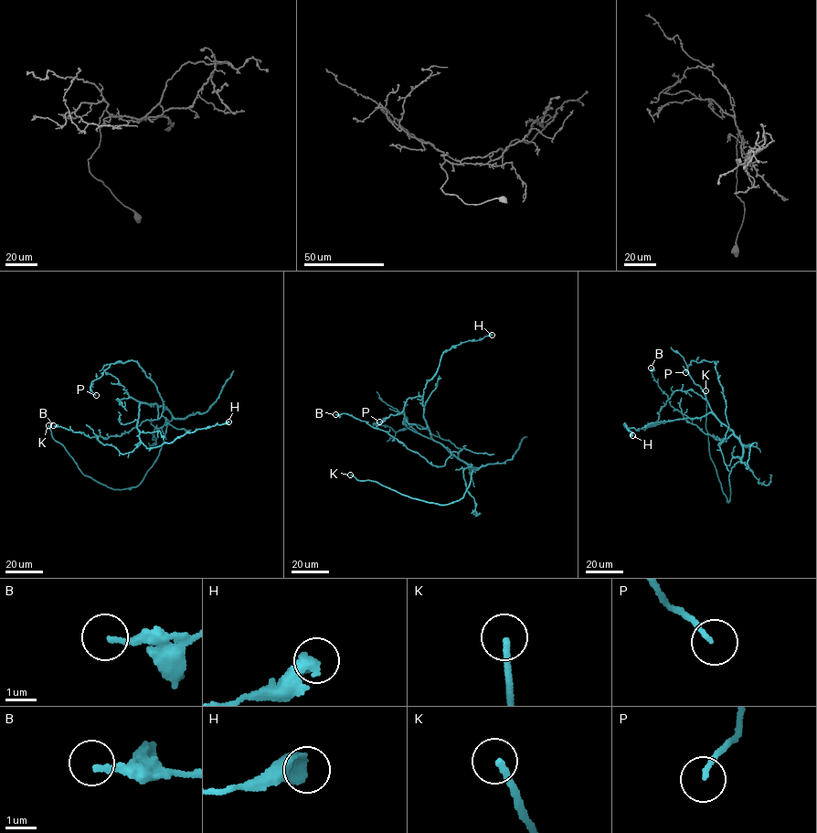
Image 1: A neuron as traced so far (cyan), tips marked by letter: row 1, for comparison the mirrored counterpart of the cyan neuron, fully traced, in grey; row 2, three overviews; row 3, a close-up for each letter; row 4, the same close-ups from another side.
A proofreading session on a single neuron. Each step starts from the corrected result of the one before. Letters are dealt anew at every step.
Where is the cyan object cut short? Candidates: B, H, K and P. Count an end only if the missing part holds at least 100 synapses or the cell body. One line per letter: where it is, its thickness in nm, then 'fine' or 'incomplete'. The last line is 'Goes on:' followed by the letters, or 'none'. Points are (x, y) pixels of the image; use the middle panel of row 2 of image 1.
B: at (335, 414); 150 nm thick; fine
H: at (492, 335); 500 nm thick; fine
K: at (350, 475); 200 nm thick; incomplete
P: at (379, 421); 140 nm thick; fine
Goes on: K

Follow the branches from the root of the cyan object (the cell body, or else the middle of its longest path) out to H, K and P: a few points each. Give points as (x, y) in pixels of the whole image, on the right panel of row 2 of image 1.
H: (742, 449), (734, 433), (711, 412), (698, 418), (645, 426), (638, 431), (624, 424), (632, 435)
K: (742, 449), (742, 457), (729, 475), (728, 502), (710, 456), (705, 423), (705, 390)
P: (742, 449), (742, 443), (733, 434), (722, 442), (728, 424), (714, 361), (693, 360), (685, 372)

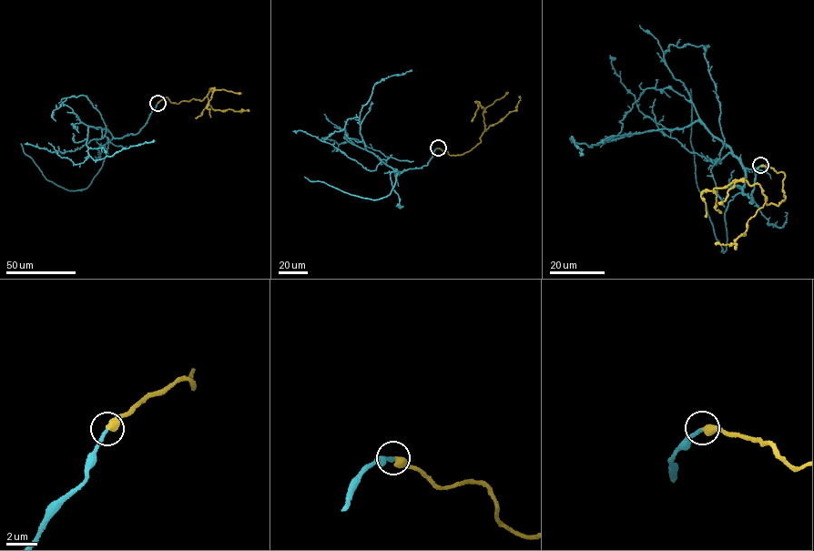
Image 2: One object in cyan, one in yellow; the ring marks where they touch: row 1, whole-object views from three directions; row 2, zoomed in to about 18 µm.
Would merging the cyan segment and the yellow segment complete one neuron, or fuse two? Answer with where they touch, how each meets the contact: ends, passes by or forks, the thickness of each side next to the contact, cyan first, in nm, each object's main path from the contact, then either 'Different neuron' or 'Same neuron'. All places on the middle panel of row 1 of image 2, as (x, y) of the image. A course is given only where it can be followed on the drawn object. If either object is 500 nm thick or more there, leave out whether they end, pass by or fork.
Place: (438, 147). At the ring cyan ends. At the ring yellow ends. Thickness 240 nm (cyan) against 480 nm. Course of cyan: (438, 147), (427, 165), (400, 171), (368, 151), (360, 133), (360, 112), (368, 103), (375, 84), (412, 70). Course of yellow: (438, 147), (446, 150), (450, 155), (470, 150), (481, 141), (484, 130), (484, 108), (478, 104), (472, 121). Same neuron

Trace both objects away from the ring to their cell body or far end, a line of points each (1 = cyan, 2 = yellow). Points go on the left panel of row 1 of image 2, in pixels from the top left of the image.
1: (157, 103), (138, 132), (114, 137), (106, 129), (88, 127), (86, 144), (94, 160), (154, 140)
2: (157, 103), (167, 97), (177, 104), (202, 100), (213, 88), (208, 104), (196, 118)

